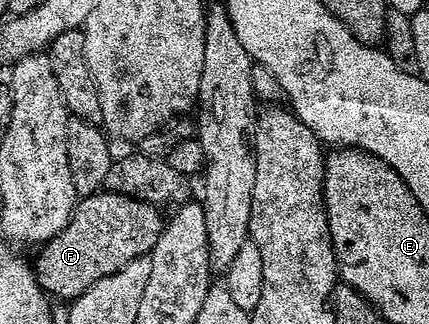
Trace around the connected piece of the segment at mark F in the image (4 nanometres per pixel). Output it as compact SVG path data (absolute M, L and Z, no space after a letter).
M101 191L91 193L88 197L80 197L66 227L62 227L62 231L58 231L58 235L54 235L49 241L44 242L42 248L37 252L41 253L37 255L36 261L34 257L38 283L43 287L45 293L53 298L61 297L64 300L61 302L64 303L81 297L94 283L98 283L98 279L126 267L126 263L130 263L130 259L149 256L155 244L158 243L160 233L166 224L165 218L160 218L160 213L161 210L157 206L121 193Z

